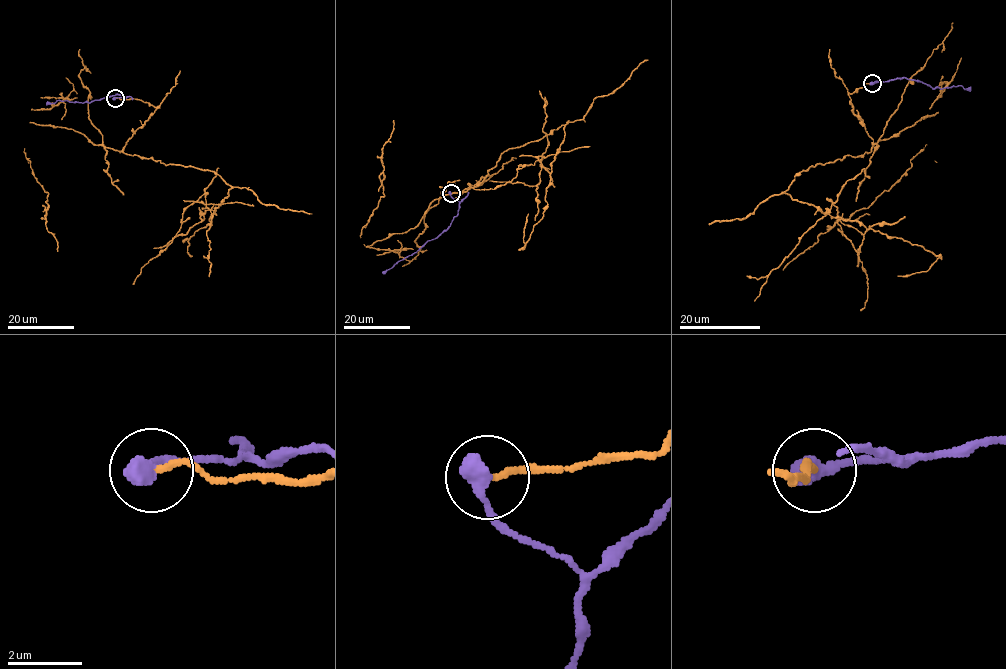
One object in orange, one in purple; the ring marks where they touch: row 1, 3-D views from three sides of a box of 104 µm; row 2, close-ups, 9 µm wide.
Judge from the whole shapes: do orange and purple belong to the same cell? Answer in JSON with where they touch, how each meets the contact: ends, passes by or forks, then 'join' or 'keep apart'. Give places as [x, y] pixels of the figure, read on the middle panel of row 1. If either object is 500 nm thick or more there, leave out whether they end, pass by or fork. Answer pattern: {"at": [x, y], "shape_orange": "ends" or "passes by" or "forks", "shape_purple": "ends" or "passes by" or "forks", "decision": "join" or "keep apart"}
{"at": [451, 193], "decision": "keep apart"}

